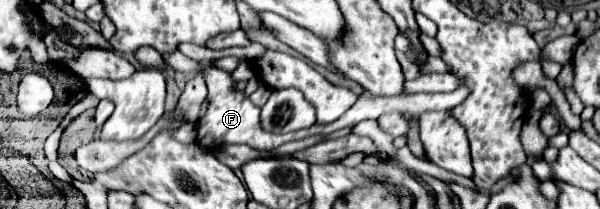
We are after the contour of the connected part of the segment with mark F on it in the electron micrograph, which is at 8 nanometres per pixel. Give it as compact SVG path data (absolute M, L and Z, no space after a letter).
M172 51L172 53L164 53L164 63L170 65L174 71L182 71L182 73L202 73L206 77L206 85L208 85L208 113L204 115L202 123L198 125L198 143L208 147L208 149L216 149L224 143L246 143L254 149L260 151L268 151L268 149L276 149L286 141L294 141L294 139L304 139L306 137L306 129L304 131L296 131L296 133L268 133L262 131L260 127L260 111L258 107L242 95L242 91L234 91L234 81L230 77L230 73L220 71L216 67L204 67L194 59L188 59L186 55L182 55L180 51Z

